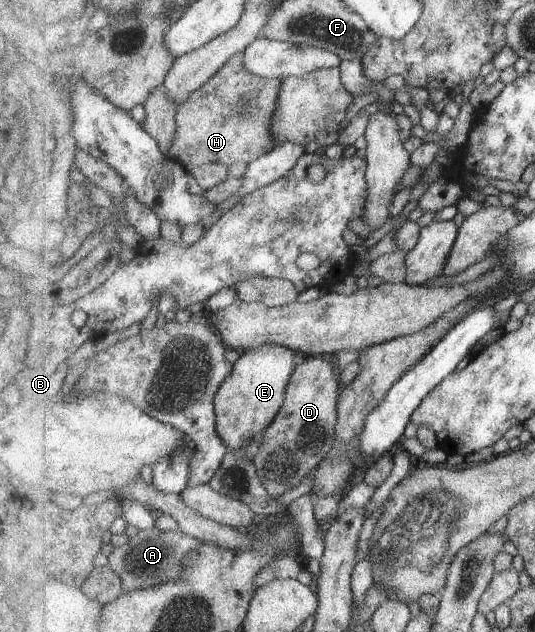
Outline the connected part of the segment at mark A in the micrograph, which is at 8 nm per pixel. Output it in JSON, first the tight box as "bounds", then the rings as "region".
{"bounds":[108,528,202,591],"region":[[[158,528],[140,531],[128,544],[116,547],[108,557],[110,566],[123,581],[124,591],[144,590],[181,576],[185,557],[202,544],[200,540],[182,533],[181,530],[166,533]]]}

